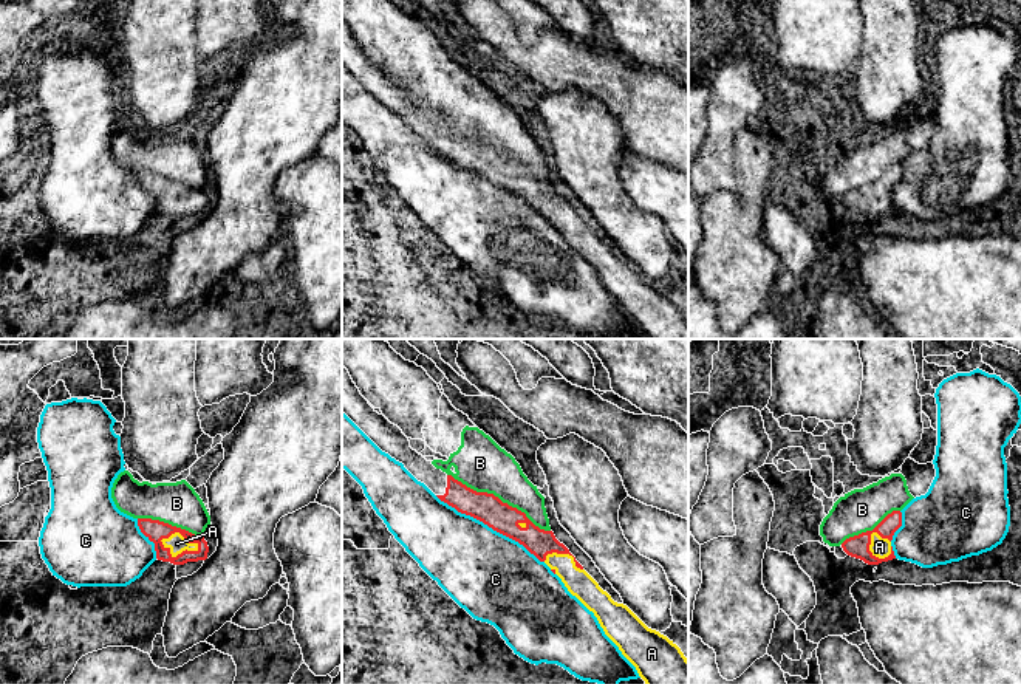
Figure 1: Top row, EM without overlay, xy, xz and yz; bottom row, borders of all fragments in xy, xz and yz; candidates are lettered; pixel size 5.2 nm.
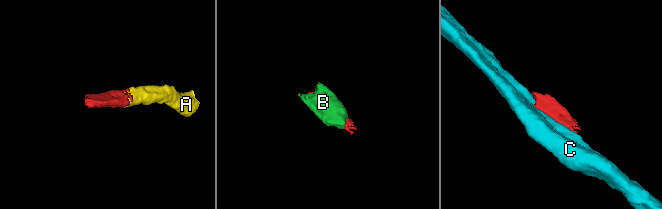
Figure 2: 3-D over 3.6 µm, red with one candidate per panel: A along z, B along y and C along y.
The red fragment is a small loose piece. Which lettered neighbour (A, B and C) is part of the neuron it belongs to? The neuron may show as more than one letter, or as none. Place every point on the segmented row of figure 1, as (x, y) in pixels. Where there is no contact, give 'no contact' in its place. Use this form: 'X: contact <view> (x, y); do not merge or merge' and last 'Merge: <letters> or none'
A: contact xy (178, 554); merge
B: contact xz (497, 497); do not merge
C: contact xz (489, 526); do not merge
Merge: A

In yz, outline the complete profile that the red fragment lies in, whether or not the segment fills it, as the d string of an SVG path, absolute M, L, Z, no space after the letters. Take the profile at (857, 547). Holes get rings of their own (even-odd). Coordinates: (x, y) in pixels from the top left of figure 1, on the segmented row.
M893 511L872 531L849 537L842 543L843 551L868 565L896 559L891 540L902 526L902 512Z

